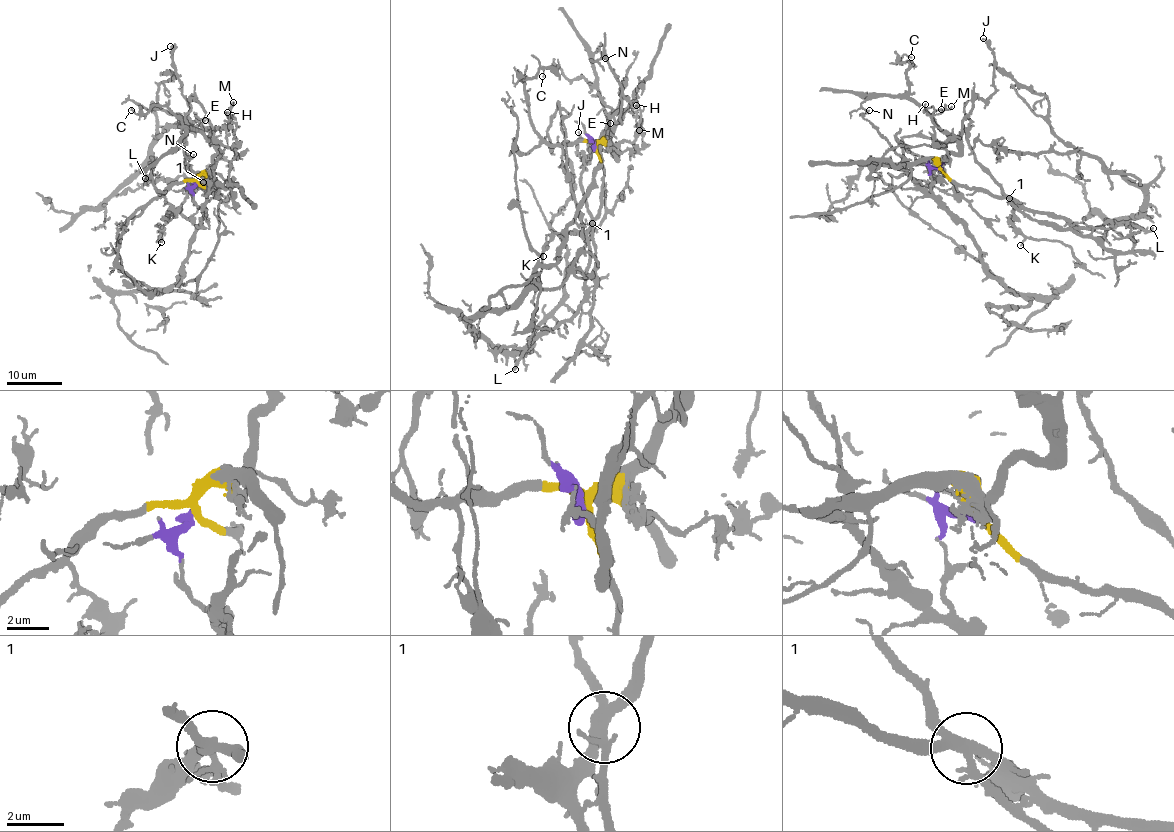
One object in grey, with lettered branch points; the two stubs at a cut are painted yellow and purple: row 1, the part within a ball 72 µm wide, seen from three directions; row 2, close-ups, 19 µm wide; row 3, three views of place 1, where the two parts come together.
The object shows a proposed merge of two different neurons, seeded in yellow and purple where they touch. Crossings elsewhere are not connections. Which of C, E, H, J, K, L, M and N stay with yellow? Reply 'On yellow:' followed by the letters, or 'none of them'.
On yellow: C, E, H, J, K, L, M, N

